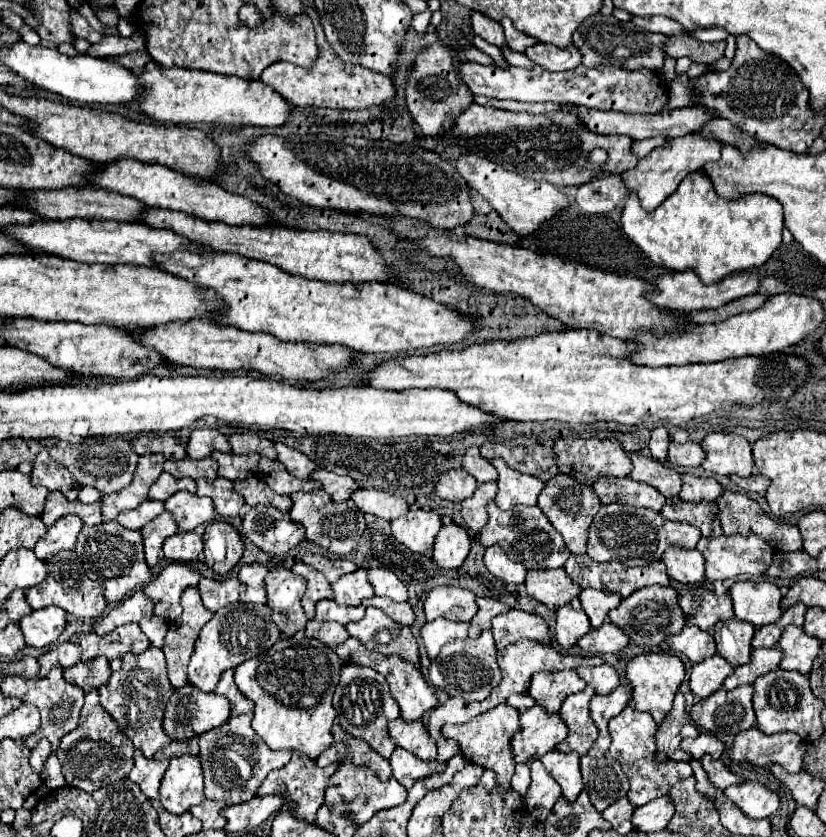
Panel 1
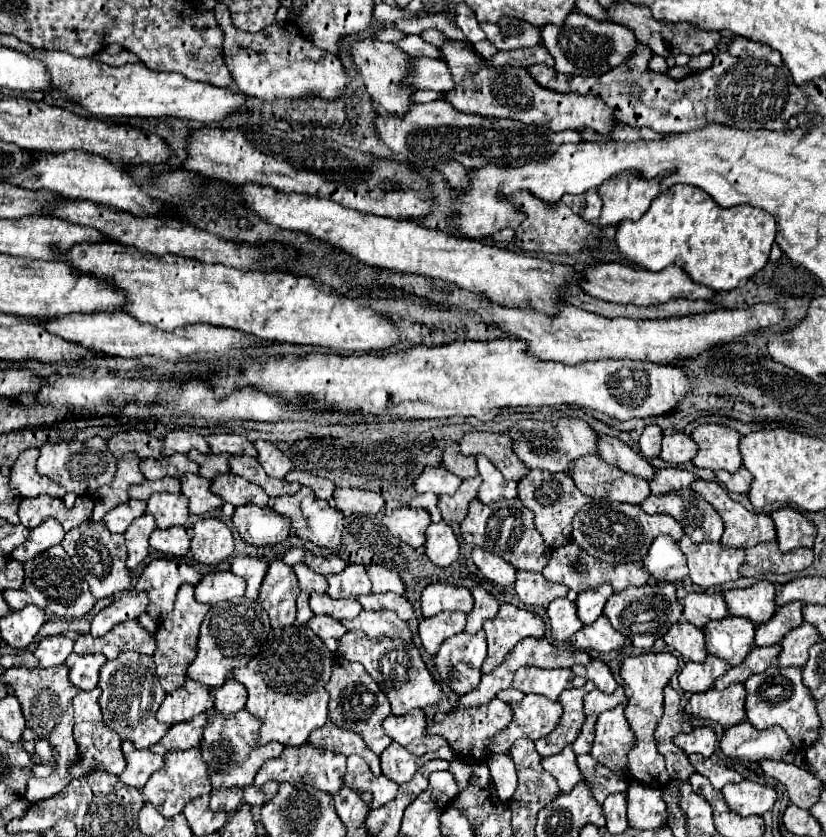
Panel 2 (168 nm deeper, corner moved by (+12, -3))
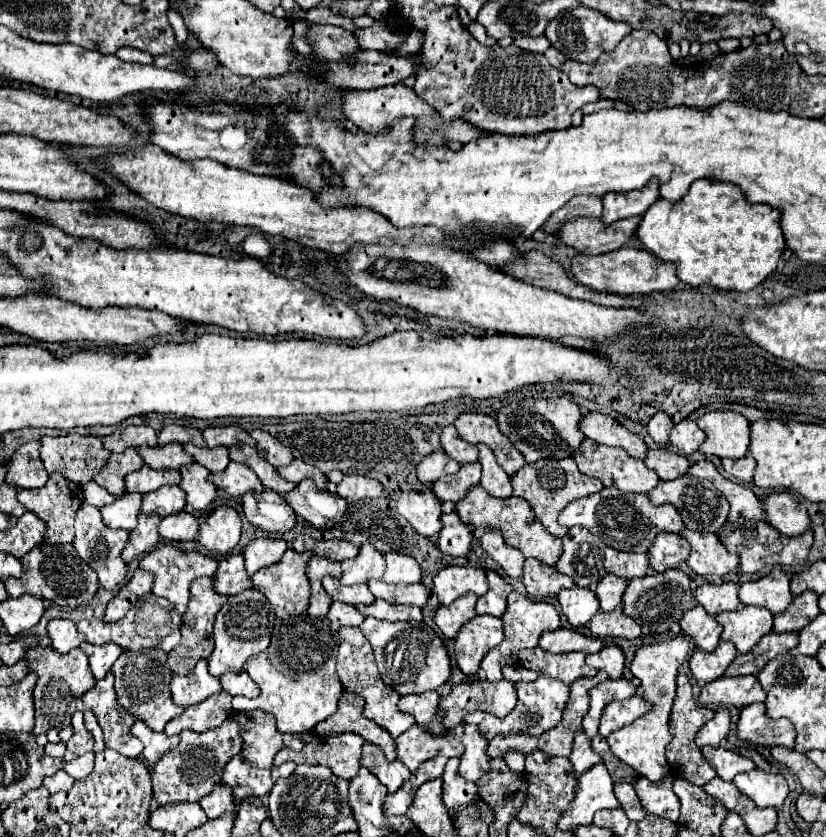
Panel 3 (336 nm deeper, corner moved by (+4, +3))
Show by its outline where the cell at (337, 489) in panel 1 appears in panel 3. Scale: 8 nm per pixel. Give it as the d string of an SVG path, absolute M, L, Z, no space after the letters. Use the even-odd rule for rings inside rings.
M294 459L290 465L278 467L276 471L280 473L280 477L284 477L286 481L292 481L292 483L300 483L302 479L312 479L318 489L326 489L326 483L328 483L326 475L322 475L314 465L304 463L300 459Z

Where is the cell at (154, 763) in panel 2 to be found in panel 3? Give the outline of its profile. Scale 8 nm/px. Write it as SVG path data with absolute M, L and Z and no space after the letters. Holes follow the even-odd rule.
M136 721L132 725L132 735L138 737L144 743L144 751L142 751L142 759L154 767L154 763L158 761L158 757L162 757L162 753L174 749L174 745L178 745L180 735L172 735L168 737L166 733L156 733L152 729L148 729L144 725L144 721Z

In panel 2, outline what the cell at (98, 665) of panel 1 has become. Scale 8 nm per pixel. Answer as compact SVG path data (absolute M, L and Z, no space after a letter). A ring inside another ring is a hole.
M72 653L66 659L66 665L70 669L70 683L82 691L90 691L98 683L100 667L106 663L104 655L76 655Z

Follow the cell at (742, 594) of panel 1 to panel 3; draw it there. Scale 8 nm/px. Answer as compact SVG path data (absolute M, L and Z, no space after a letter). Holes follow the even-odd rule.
M772 569L770 575L764 575L758 581L740 585L740 601L744 605L766 607L768 611L784 613L792 603L790 579L782 569Z

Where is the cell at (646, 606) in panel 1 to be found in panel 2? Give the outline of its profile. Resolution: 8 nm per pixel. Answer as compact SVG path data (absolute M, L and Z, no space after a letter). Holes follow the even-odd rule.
M654 583L642 587L630 587L622 593L614 593L606 605L604 615L610 619L612 627L620 631L638 649L650 649L656 639L660 639L682 615L682 605L676 599L674 583Z

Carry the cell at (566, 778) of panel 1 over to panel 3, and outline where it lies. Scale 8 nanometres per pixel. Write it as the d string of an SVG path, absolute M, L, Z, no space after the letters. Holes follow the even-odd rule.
M578 729L578 731L576 731L574 749L572 749L572 755L570 755L568 759L570 759L570 763L574 765L576 775L582 775L582 773L588 771L592 765L596 765L596 763L602 761L602 757L592 749L592 741L590 741L590 737L584 733L584 729Z

